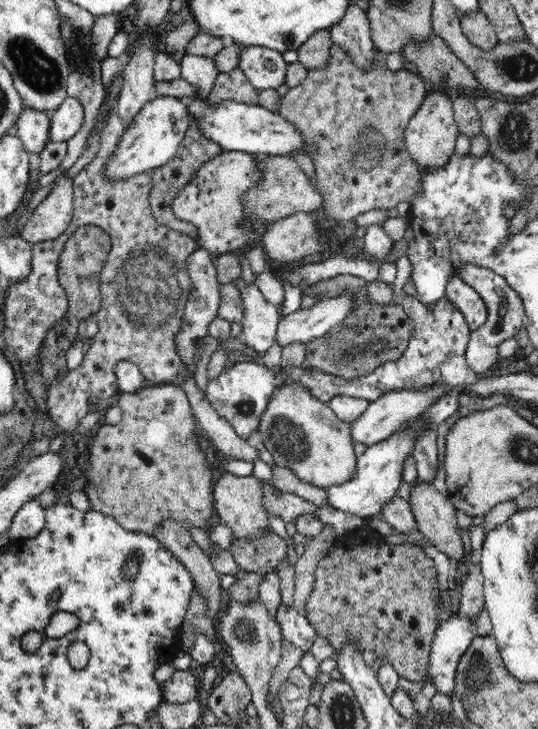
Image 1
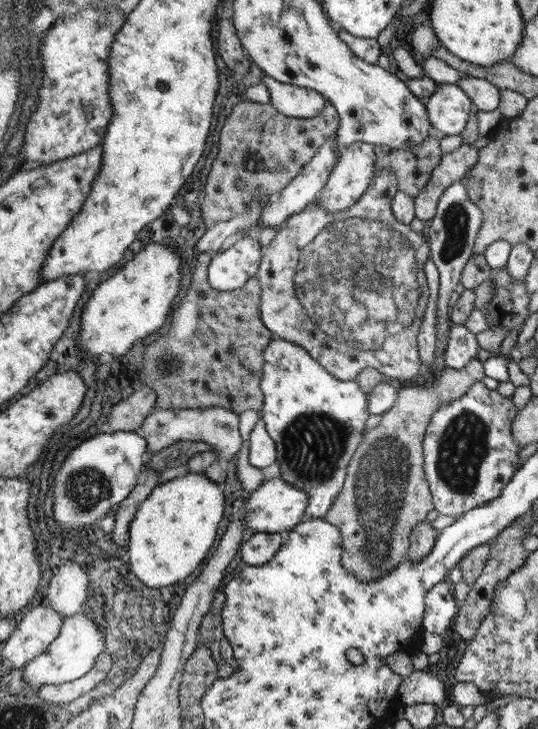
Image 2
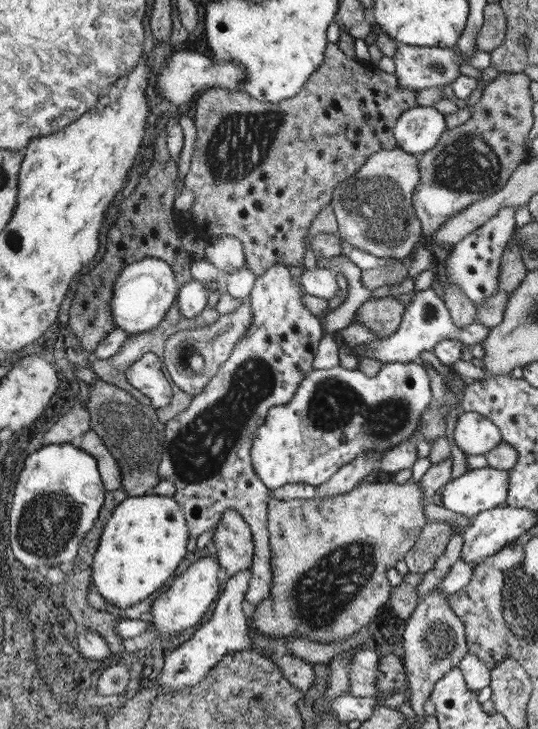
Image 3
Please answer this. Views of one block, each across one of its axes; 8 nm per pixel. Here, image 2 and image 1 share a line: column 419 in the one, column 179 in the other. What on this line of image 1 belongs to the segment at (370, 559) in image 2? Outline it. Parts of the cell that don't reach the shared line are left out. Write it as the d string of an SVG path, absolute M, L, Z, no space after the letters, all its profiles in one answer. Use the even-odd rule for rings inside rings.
M172 382L172 384L166 384L166 386L146 386L144 390L136 392L136 394L120 394L118 396L118 408L124 412L120 424L114 424L114 426L102 426L94 438L94 446L90 446L90 456L92 456L92 470L88 474L84 474L84 480L80 486L84 486L84 492L86 496L90 498L90 504L92 504L92 510L94 512L102 512L106 516L112 516L116 518L116 522L130 530L130 532L144 532L148 536L154 534L154 528L160 524L160 520L178 520L184 528L188 528L190 524L196 524L200 528L210 528L210 518L214 516L214 488L212 488L212 474L208 470L208 462L204 458L204 454L200 452L196 440L190 440L194 434L194 426L196 426L196 418L192 418L192 406L188 404L188 396L186 392L182 390L182 386L178 382Z

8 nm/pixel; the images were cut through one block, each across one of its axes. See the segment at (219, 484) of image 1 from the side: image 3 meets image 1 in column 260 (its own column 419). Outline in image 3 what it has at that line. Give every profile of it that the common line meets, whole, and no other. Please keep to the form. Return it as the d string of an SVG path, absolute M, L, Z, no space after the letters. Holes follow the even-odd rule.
M407 480L405 484L359 484L353 490L349 490L347 494L339 494L333 498L323 498L323 500L277 500L277 498L269 498L267 502L267 530L269 530L269 554L271 554L271 596L259 604L255 604L253 608L247 608L247 620L249 624L267 634L267 636L297 636L297 638L307 638L307 640L317 640L321 644L327 642L337 642L337 640L345 640L351 634L357 634L357 630L361 630L377 612L377 608L381 604L385 604L387 596L389 596L389 584L385 578L385 570L387 568L395 568L397 560L403 560L407 556L407 552L411 552L411 548L415 546L415 542L419 540L423 526L427 524L425 520L425 500L423 500L423 488L417 484L413 484L411 480Z

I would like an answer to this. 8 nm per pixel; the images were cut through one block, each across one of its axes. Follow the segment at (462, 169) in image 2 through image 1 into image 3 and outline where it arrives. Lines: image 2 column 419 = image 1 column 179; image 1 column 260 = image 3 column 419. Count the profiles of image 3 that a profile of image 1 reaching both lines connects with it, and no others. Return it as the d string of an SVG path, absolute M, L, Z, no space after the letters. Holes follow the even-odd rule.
M399 148L375 152L331 194L331 208L337 220L337 234L347 248L365 250L377 258L405 258L419 240L419 216L415 214L415 188L421 180L419 156Z

